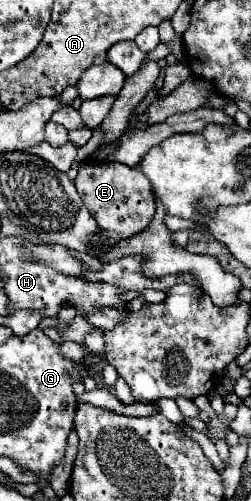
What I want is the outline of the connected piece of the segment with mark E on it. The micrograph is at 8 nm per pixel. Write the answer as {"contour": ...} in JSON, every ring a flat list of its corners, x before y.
{"contour":[[116,161,84,165,78,169,78,177,74,183,86,209,98,221,98,227,108,233,108,239,104,239,102,243,94,241,92,249,102,249,104,245,112,245,116,239,124,239,142,231,154,215,154,195,150,191,152,185,148,177,140,173,138,167,128,167]]}

